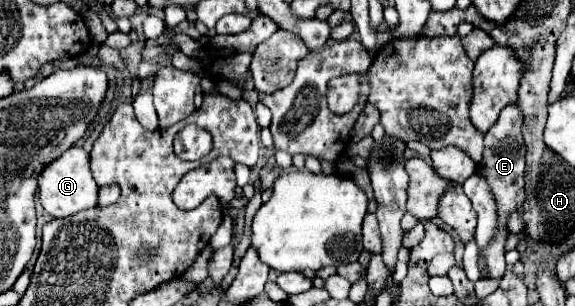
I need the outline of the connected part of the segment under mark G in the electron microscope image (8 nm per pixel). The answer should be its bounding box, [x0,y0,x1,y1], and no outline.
[37,145,99,217]

